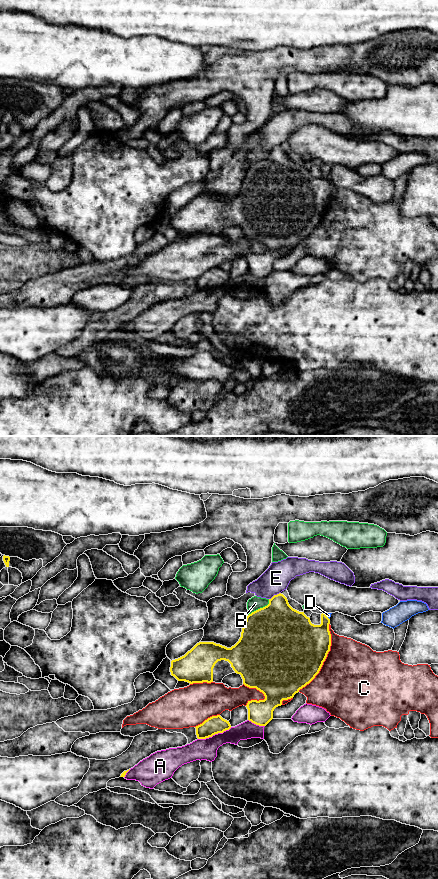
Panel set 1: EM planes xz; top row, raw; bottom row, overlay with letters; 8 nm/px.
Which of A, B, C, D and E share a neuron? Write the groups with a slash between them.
A / B / C / D / E

